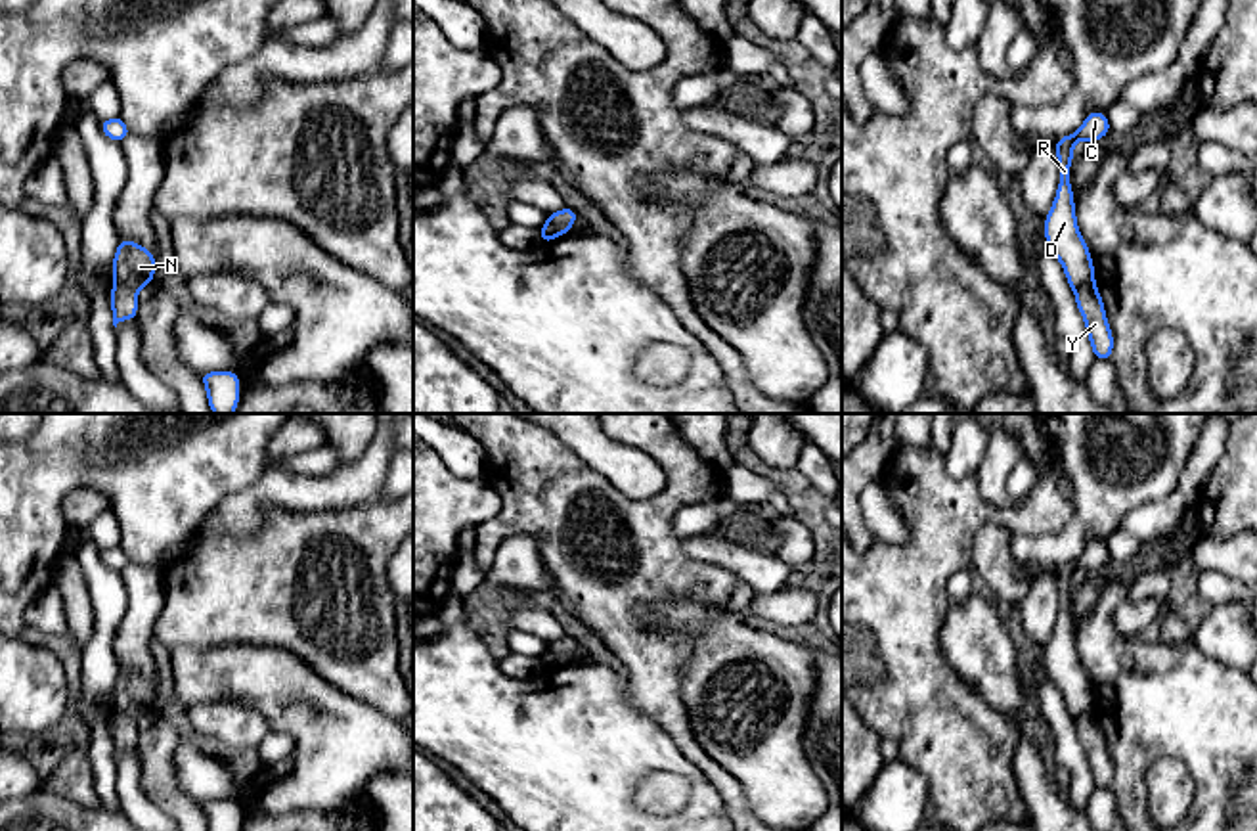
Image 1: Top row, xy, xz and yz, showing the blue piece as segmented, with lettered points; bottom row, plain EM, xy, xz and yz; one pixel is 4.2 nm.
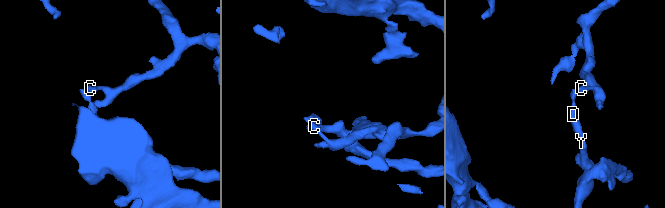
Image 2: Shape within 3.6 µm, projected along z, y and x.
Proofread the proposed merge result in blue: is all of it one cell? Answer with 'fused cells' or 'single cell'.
fused cells

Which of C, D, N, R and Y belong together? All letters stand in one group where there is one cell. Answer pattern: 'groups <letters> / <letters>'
groups C D N R / Y

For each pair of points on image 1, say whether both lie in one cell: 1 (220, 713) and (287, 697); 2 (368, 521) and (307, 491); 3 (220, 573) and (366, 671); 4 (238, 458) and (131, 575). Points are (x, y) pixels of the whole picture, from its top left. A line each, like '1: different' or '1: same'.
1: different
2: different
3: same
4: different

